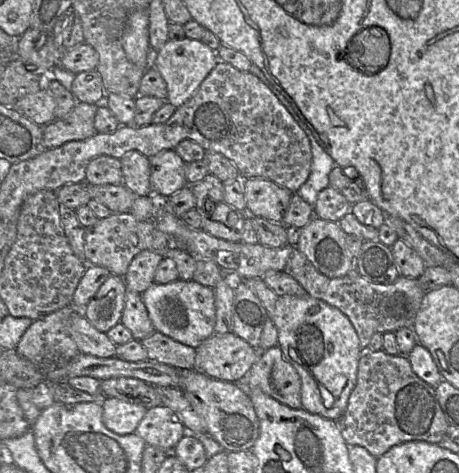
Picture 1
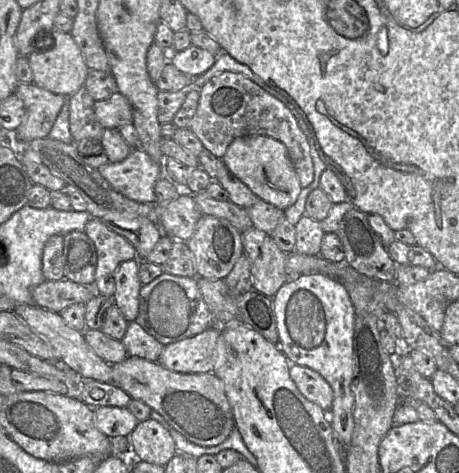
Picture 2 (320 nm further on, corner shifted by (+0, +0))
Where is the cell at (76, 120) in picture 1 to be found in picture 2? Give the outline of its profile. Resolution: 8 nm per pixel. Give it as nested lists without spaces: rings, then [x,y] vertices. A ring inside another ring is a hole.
[[[120,92],[112,94],[107,99],[95,101],[94,113],[104,128],[119,129],[133,122],[132,106]]]

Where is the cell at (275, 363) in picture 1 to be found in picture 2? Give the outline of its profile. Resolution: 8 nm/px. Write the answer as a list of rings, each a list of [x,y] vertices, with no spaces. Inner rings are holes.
[[[291,363],[290,377],[302,395],[309,401],[329,412],[333,403],[333,390],[330,384],[315,370]]]

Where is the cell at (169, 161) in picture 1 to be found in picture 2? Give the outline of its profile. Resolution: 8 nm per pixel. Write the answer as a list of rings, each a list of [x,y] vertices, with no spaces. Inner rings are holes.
[[[140,147],[132,148],[121,162],[108,162],[97,168],[119,193],[140,203],[156,203],[154,185],[164,174],[163,165],[155,162]]]

